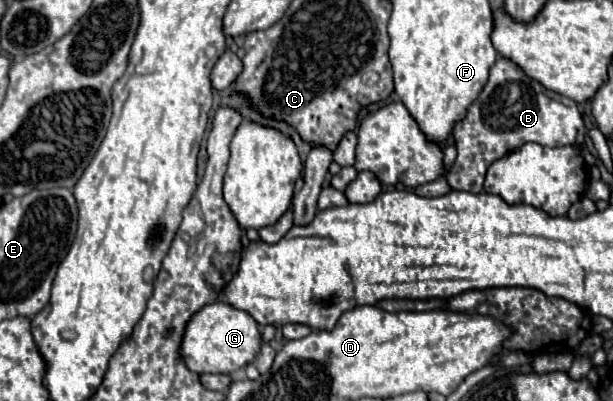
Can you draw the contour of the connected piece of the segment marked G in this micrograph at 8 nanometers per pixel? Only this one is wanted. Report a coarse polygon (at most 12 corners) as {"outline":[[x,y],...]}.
{"outline":[[214,302],[188,320],[188,370],[230,374],[262,344],[252,316]]}

